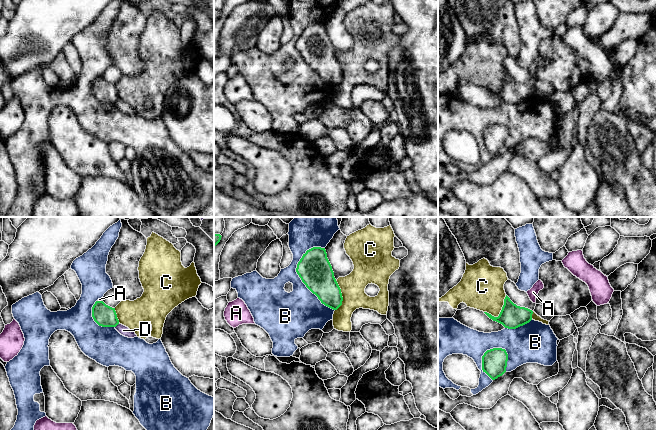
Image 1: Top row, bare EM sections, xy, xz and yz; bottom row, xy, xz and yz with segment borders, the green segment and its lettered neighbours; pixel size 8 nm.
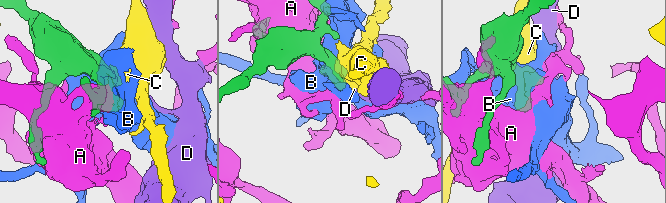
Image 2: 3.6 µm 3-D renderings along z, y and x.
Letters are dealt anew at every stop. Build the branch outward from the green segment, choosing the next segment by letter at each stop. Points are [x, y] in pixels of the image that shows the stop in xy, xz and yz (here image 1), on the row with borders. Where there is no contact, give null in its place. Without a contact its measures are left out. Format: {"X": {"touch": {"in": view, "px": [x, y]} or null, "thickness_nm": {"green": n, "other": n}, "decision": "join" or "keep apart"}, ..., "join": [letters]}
{"A": {"touch": {"in": "xy", "px": [99, 301]}, "thickness_nm": {"green": 170, "other": 20}, "decision": "keep apart"}, "B": {"touch": {"in": "xz", "px": [301, 279]}, "thickness_nm": {"green": 260, "other": 340}, "decision": "keep apart"}, "C": {"touch": {"in": "yz", "px": [500, 312]}, "thickness_nm": {"green": 190, "other": 360}, "decision": "keep apart"}, "D": {"touch": {"in": "xy", "px": [117, 324]}, "thickness_nm": {"green": 170, "other": 80}, "decision": "keep apart"}, "join": []}

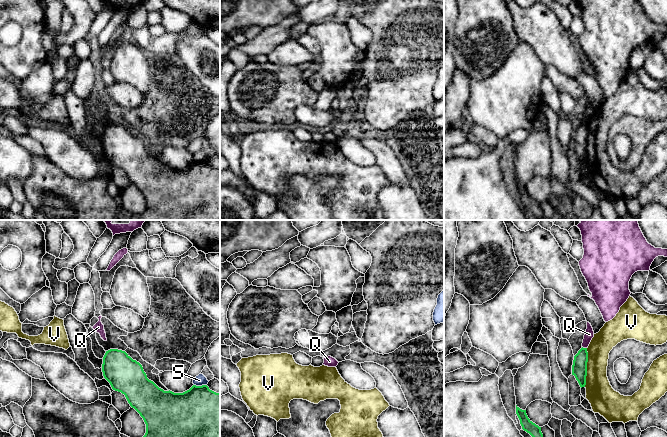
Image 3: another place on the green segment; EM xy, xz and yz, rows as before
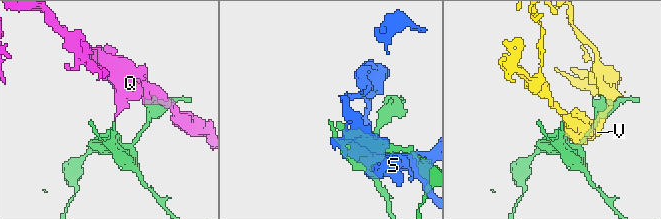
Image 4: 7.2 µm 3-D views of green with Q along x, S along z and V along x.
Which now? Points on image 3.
{"Q": {"touch": {"in": "yz", "px": [584, 348]}, "thickness_nm": {"green": 130, "other": 80}, "decision": "keep apart"}, "S": {"touch": {"in": "xy", "px": [200, 386]}, "thickness_nm": {"green": 400, "other": 90}, "decision": "keep apart"}, "V": {"touch": {"in": "yz", "px": [586, 367]}, "thickness_nm": {"green": 130, "other": 220}, "decision": "keep apart"}, "join": []}

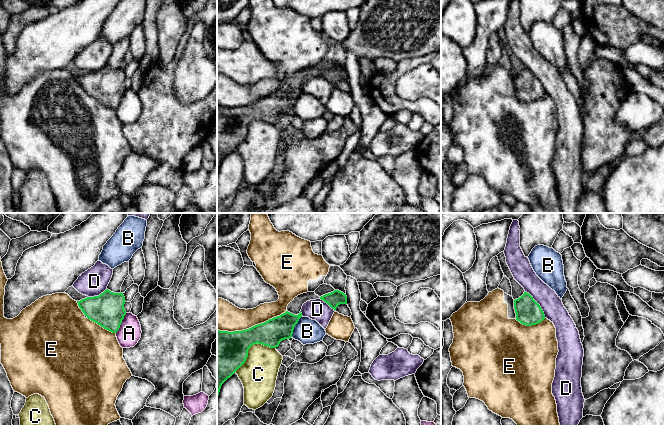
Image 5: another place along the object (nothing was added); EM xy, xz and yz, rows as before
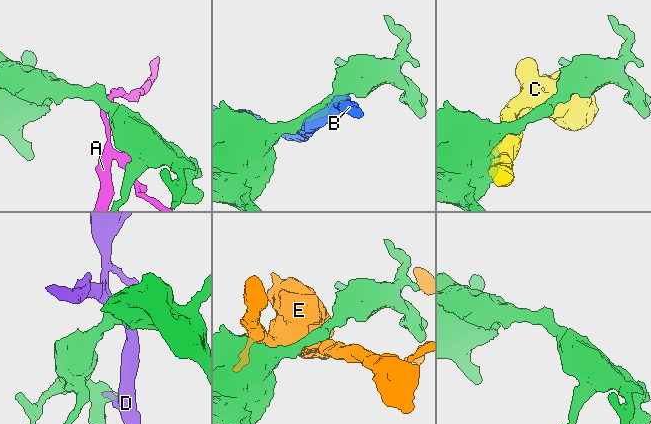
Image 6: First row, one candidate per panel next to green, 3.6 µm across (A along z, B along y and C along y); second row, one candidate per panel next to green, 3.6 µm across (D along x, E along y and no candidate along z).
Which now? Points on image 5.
{"A": {"touch": {"in": "xy", "px": [121, 322]}, "thickness_nm": {"green": 280, "other": 190}, "decision": "keep apart"}, "B": {"touch": {"in": "xz", "px": [294, 326]}, "thickness_nm": {"green": 200, "other": 200}, "decision": "keep apart"}, "C": {"touch": {"in": "xz", "px": [250, 346]}, "thickness_nm": {"green": 360, "other": 300}, "decision": "keep apart"}, "D": {"touch": {"in": "yz", "px": [538, 304]}, "thickness_nm": {"green": 200, "other": 170}, "decision": "keep apart"}, "E": {"touch": {"in": "xz", "px": [251, 327]}, "thickness_nm": {"green": 280, "other": 240}, "decision": "keep apart"}, "join": []}

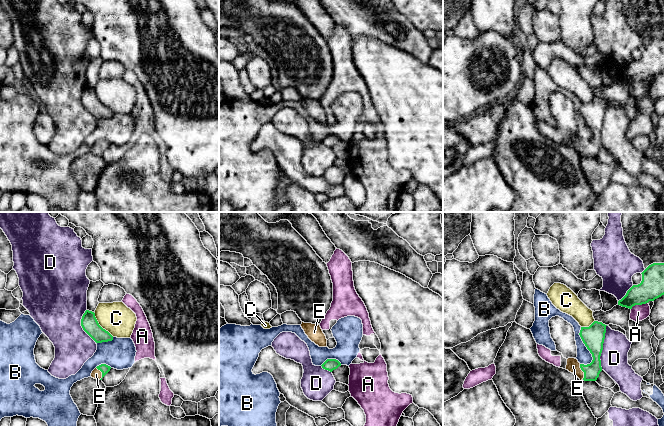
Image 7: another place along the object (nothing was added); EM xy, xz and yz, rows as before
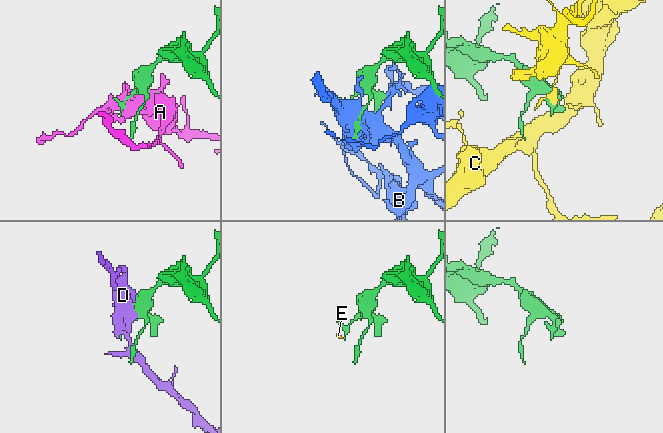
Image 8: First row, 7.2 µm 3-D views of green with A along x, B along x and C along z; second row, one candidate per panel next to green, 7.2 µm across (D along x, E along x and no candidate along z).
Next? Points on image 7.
{"A": {"touch": {"in": "yz", "px": [638, 304]}, "thickness_nm": {"green": 190, "other": 130}, "decision": "keep apart"}, "B": {"touch": {"in": "yz", "px": [586, 346]}, "thickness_nm": {"green": 180, "other": 120}, "decision": "keep apart"}, "C": {"touch": {"in": "xy", "px": [100, 326]}, "thickness_nm": {"green": 140, "other": 260}, "decision": "keep apart"}, "D": {"touch": {"in": "yz", "px": [602, 347]}, "thickness_nm": {"green": 180, "other": 220}, "decision": "keep apart"}, "E": {"touch": {"in": "yz", "px": [583, 371]}, "thickness_nm": {"green": 140, "other": 110}, "decision": "join"}, "join": ["E"]}

